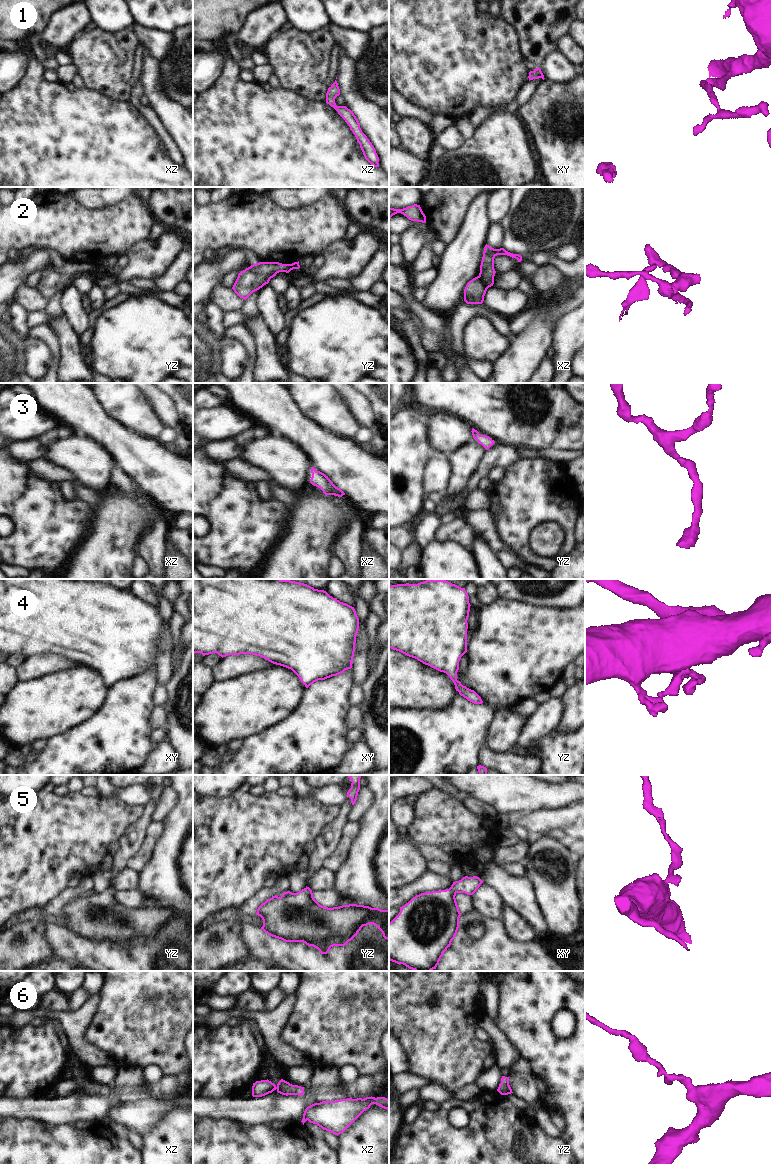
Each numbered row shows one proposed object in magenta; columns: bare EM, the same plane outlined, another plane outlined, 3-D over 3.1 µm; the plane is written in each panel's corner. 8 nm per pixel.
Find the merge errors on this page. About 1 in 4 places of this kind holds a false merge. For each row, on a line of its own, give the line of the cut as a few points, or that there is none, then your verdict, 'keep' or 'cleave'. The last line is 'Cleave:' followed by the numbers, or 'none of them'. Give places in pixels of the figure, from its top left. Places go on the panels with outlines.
1: cut none; keep
2: cut xz (478, 276), (488, 287); cleave
3: cut none; keep
4: cut none; keep
5: cut none; keep
6: cut none; keep
Cleave: 2

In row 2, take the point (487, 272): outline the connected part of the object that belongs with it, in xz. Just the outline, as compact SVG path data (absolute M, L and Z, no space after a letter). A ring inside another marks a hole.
M486 244L484 247L483 257L480 265L479 277L488 288L493 286L494 284L494 276L496 273L494 269L494 258L497 255L507 255L517 259L518 262L522 261L522 256L519 254L510 253L504 248L494 249Z

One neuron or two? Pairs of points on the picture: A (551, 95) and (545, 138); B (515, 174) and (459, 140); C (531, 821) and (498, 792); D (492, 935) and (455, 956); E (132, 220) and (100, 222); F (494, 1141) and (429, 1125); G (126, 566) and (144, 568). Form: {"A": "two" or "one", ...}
{"A": "one", "B": "two", "C": "two", "D": "one", "E": "one", "F": "one", "G": "two"}

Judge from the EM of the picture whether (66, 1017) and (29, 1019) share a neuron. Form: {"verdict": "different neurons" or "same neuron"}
{"verdict": "same neuron"}

